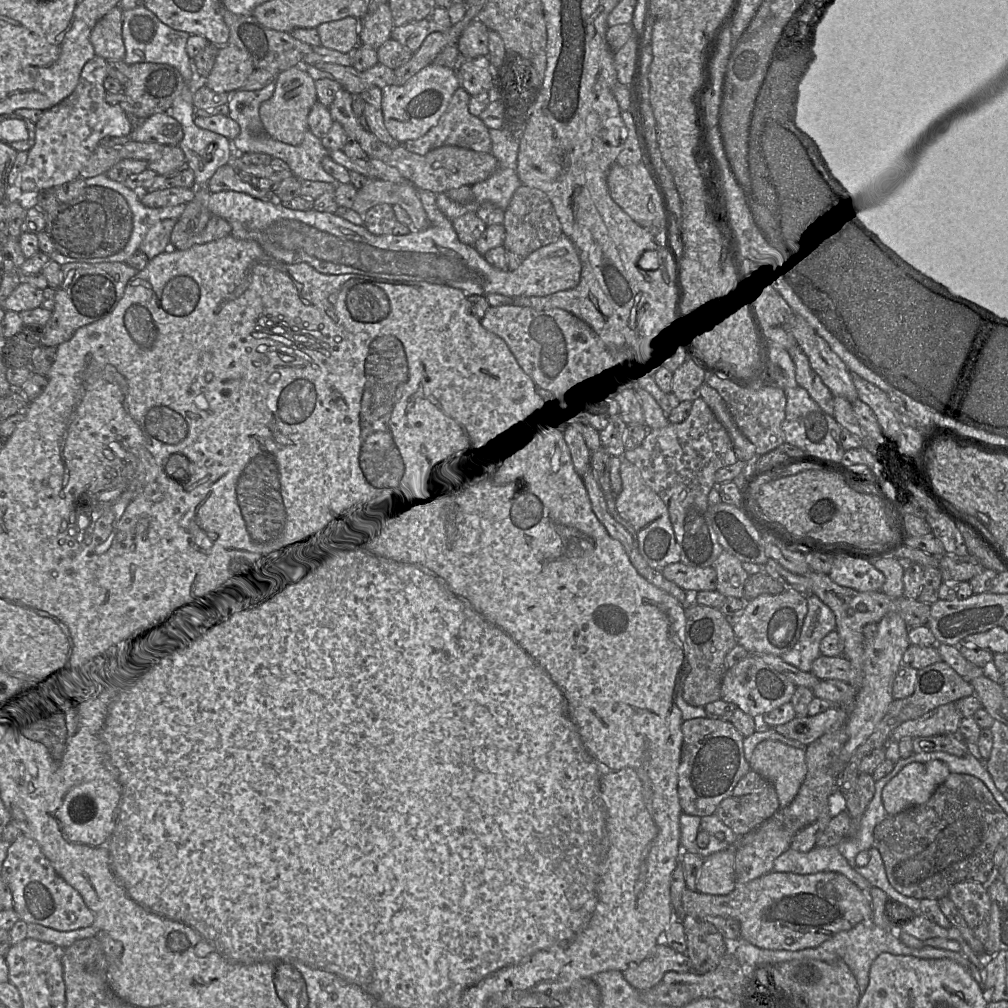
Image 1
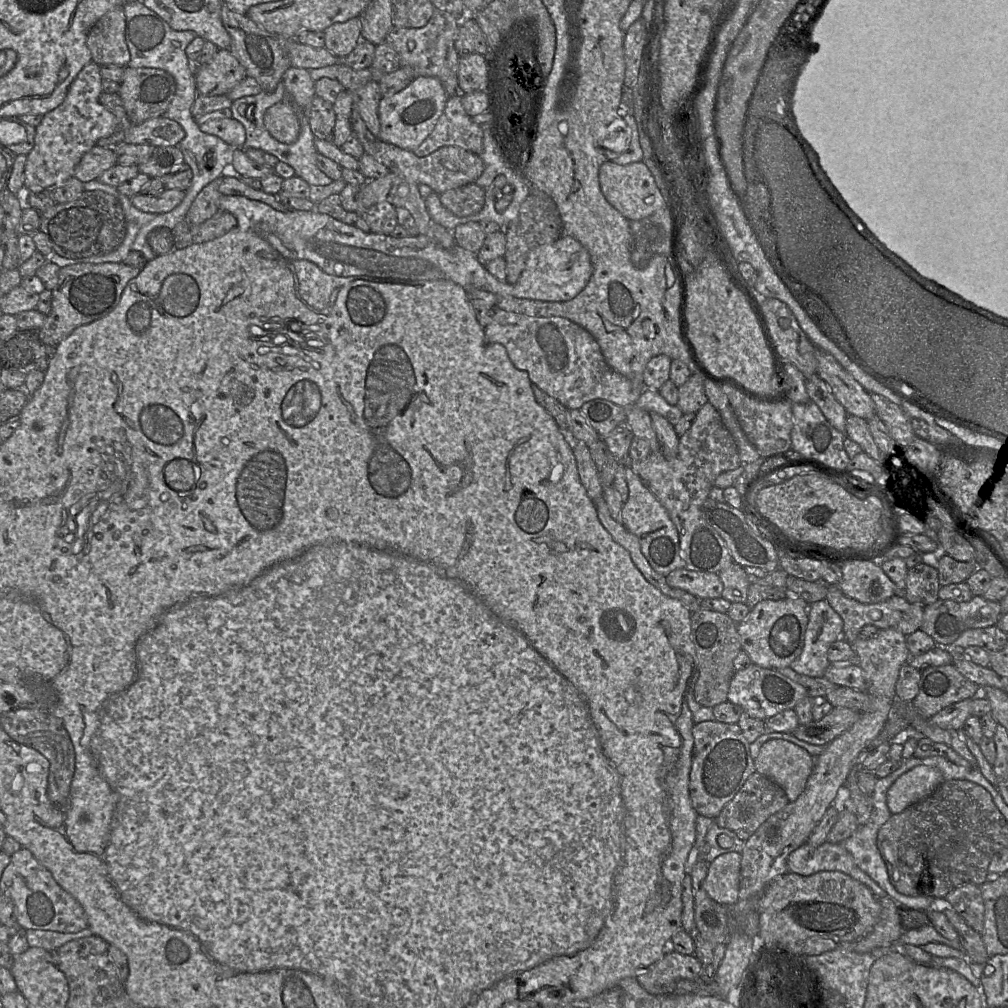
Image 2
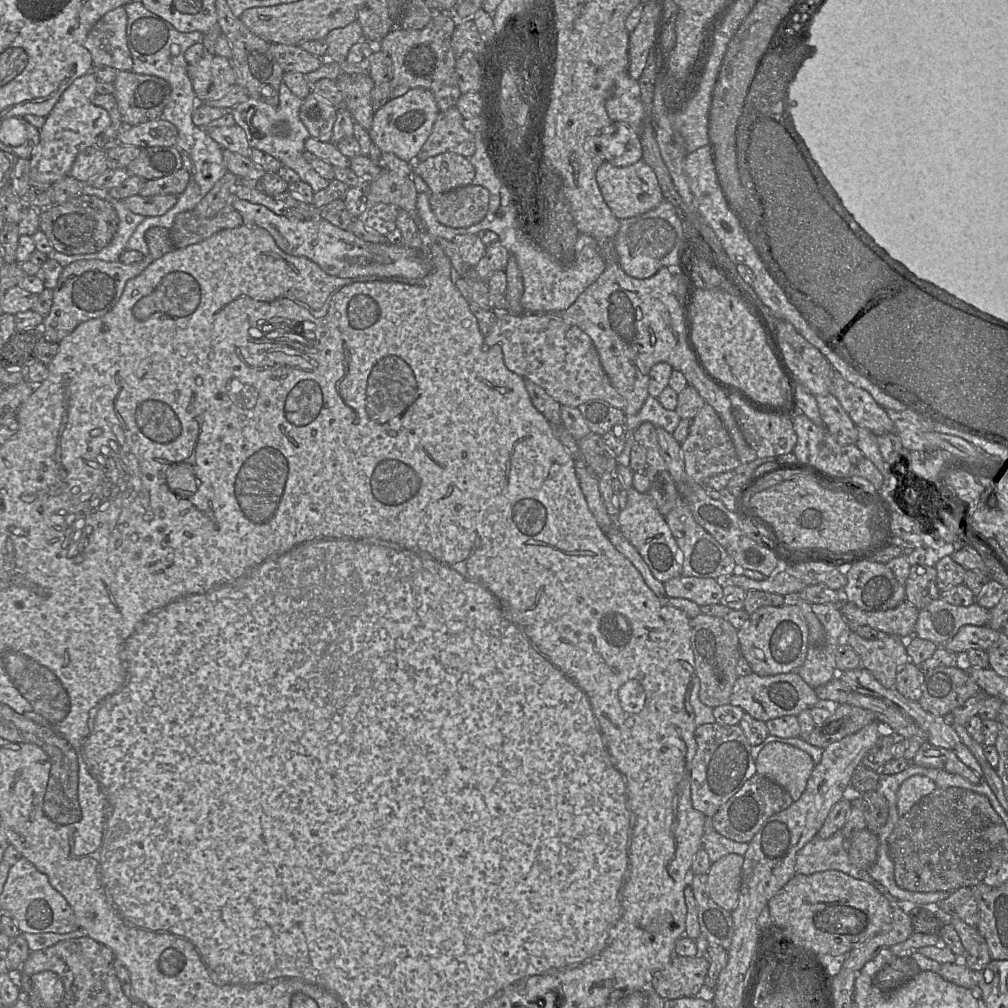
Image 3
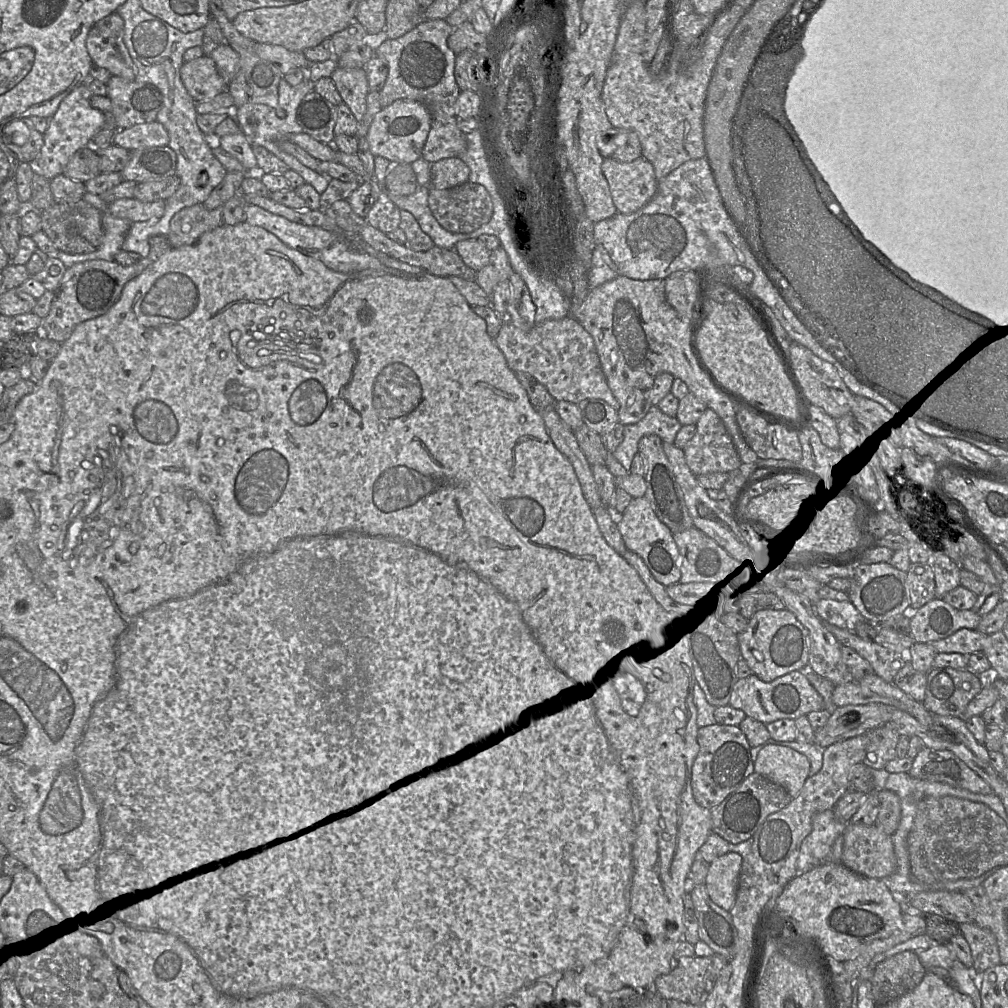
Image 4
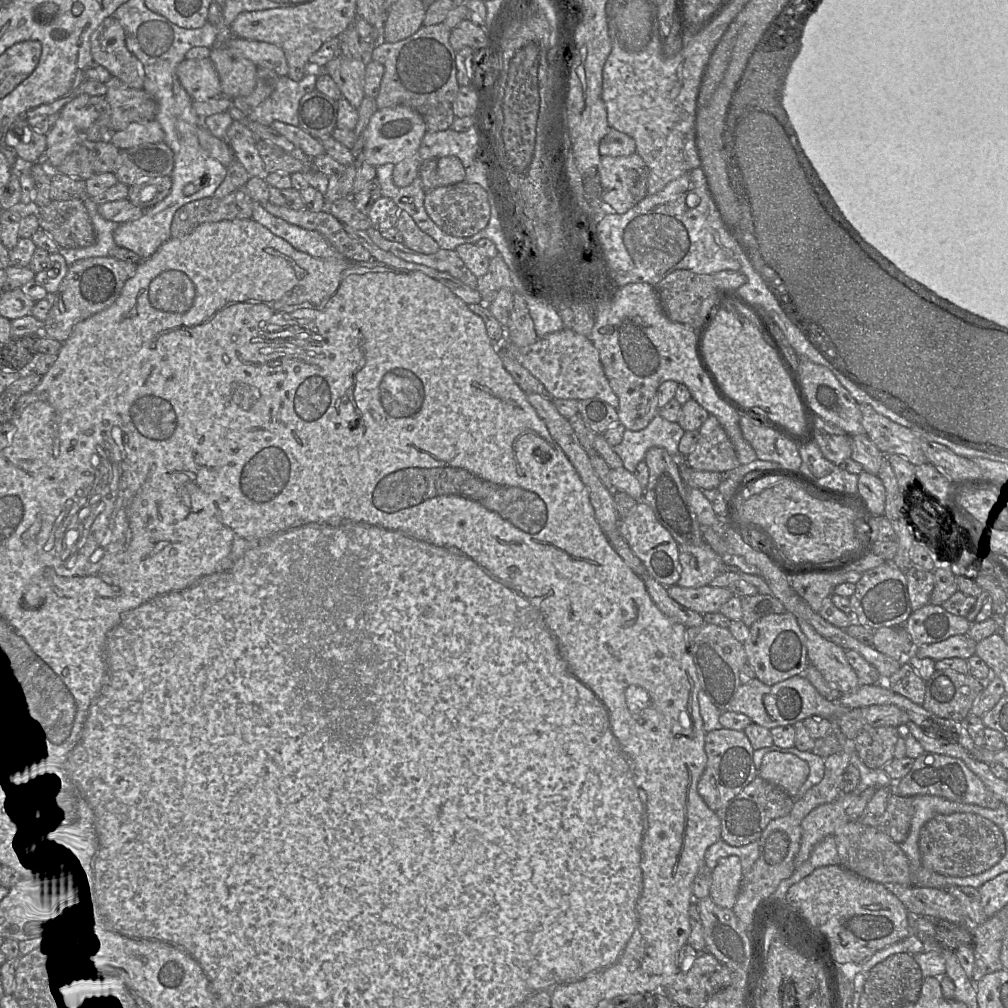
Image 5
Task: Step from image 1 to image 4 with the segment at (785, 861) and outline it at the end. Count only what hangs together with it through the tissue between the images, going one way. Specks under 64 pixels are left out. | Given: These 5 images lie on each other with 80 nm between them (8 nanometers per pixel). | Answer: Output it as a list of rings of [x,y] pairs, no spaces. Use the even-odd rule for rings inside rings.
[[[833,809],[818,812],[812,817],[812,830],[800,846],[797,870],[805,873],[831,862],[832,846],[842,836],[847,823],[837,819]]]

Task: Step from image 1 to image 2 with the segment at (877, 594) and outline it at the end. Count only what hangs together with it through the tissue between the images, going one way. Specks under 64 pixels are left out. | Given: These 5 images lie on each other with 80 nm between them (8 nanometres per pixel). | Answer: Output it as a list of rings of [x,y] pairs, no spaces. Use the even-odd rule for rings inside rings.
[[[828,585],[825,600],[840,615],[843,620],[843,639],[852,644],[860,629],[866,625],[873,625],[879,630],[895,629],[905,636],[920,629],[923,622],[924,607],[909,603],[902,593],[897,593],[886,601],[875,604],[863,604],[846,596],[837,585]]]

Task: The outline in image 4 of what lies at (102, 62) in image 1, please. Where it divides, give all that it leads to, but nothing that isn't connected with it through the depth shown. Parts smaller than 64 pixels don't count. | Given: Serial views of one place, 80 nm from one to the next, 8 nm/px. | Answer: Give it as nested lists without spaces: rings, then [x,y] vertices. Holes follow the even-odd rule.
[[[82,83],[61,101],[43,134],[44,143],[39,156],[33,162],[33,173],[51,180],[63,173],[66,165],[79,149],[91,145],[93,137],[105,124],[104,113],[90,105],[92,95],[87,84]]]

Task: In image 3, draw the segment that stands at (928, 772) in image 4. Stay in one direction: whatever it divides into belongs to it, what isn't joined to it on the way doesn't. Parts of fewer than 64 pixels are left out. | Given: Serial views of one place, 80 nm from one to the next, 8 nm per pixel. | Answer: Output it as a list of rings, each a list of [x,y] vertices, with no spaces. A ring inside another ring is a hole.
[[[929,741],[922,742],[911,763],[924,768],[941,769],[958,774],[972,784],[978,784],[983,779],[966,766],[954,752],[935,746]]]

